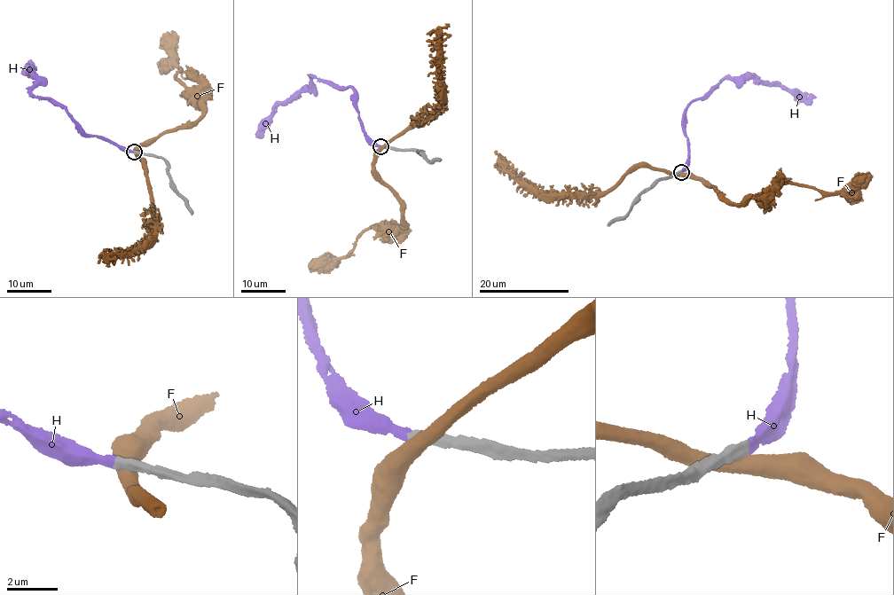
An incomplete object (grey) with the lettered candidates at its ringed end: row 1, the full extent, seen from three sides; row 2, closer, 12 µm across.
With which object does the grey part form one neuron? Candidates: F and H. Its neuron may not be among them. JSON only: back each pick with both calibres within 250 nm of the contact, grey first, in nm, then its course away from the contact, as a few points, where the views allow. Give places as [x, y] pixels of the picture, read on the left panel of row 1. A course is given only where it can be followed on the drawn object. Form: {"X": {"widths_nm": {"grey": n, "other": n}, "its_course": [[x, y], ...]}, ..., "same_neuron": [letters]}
{"H": {"widths_nm": {"grey": 400, "other": 320}, "its_course": [[135, 152], [86, 133], [64, 107], [32, 96], [35, 79], [24, 73], [31, 66], [29, 61]]}, "same_neuron": ["H"]}

